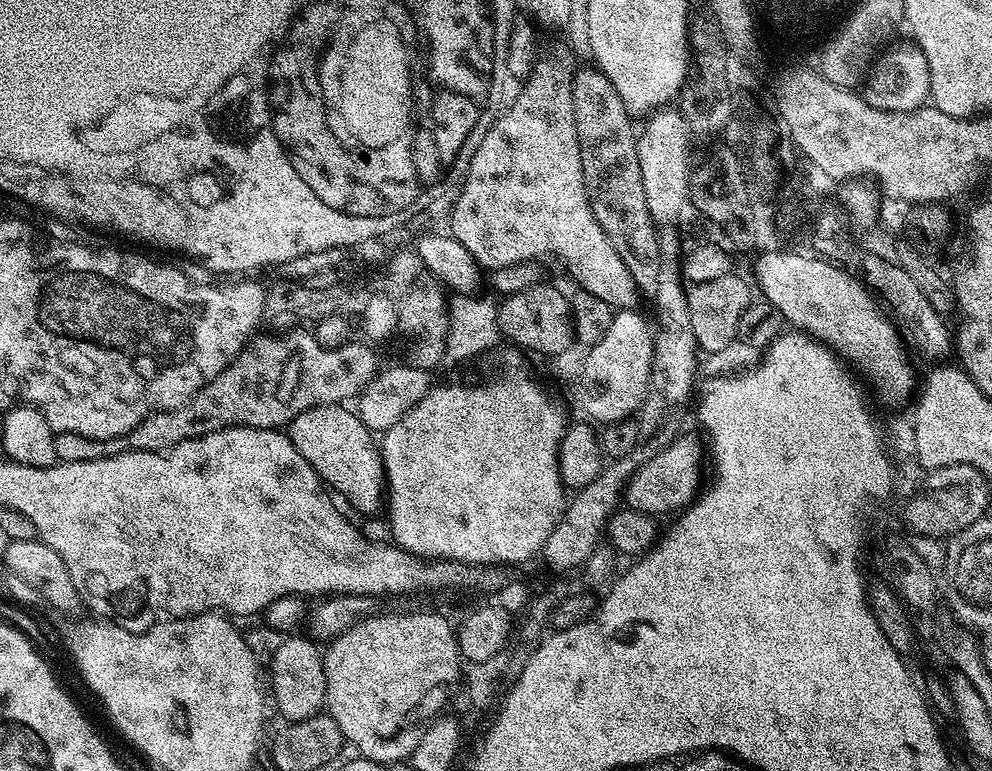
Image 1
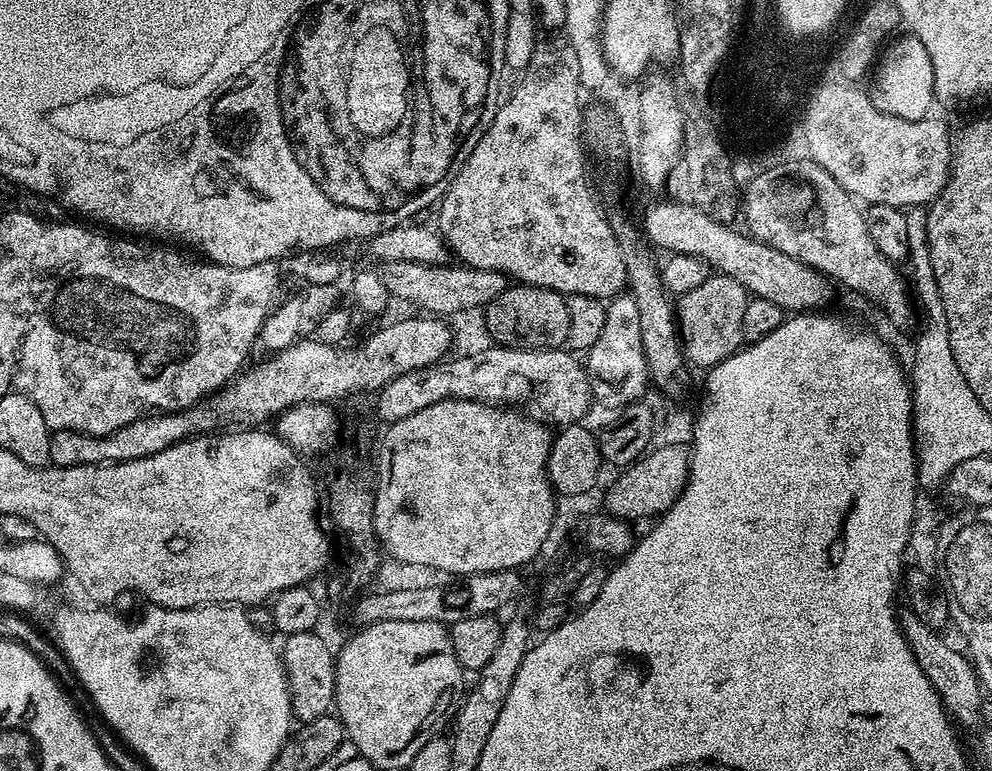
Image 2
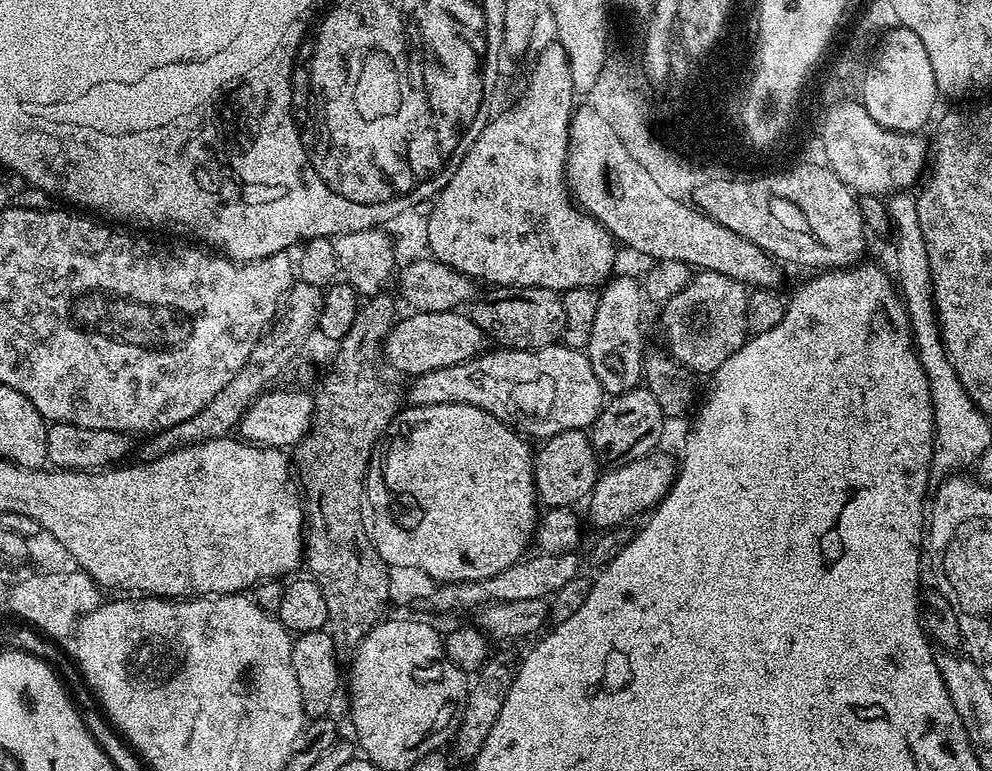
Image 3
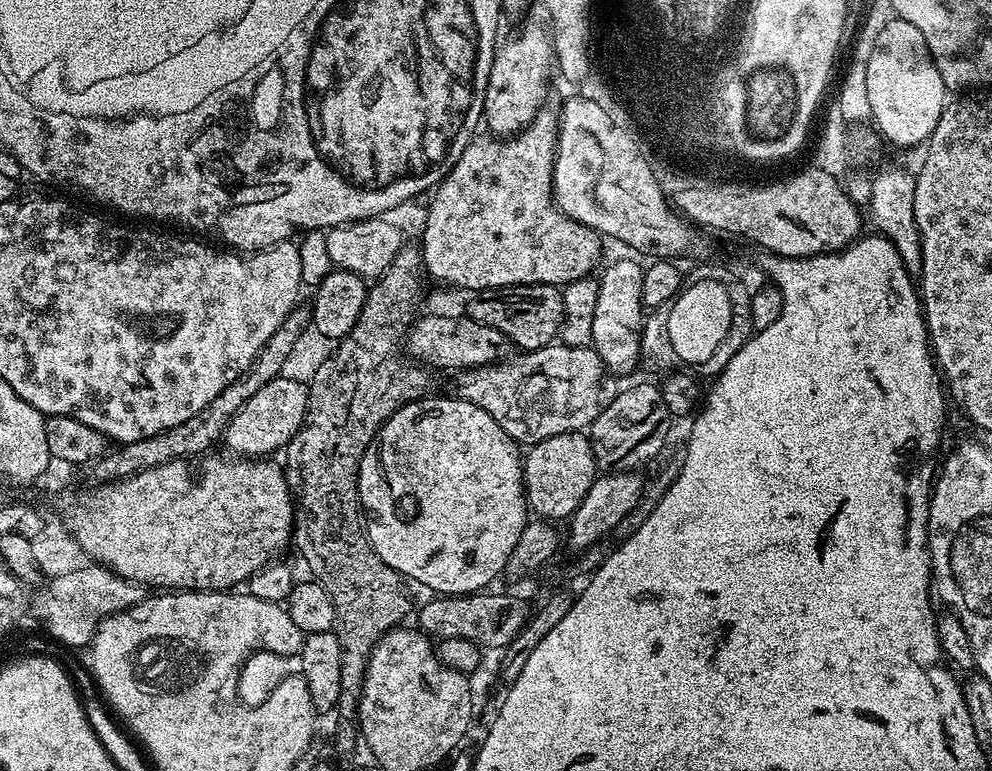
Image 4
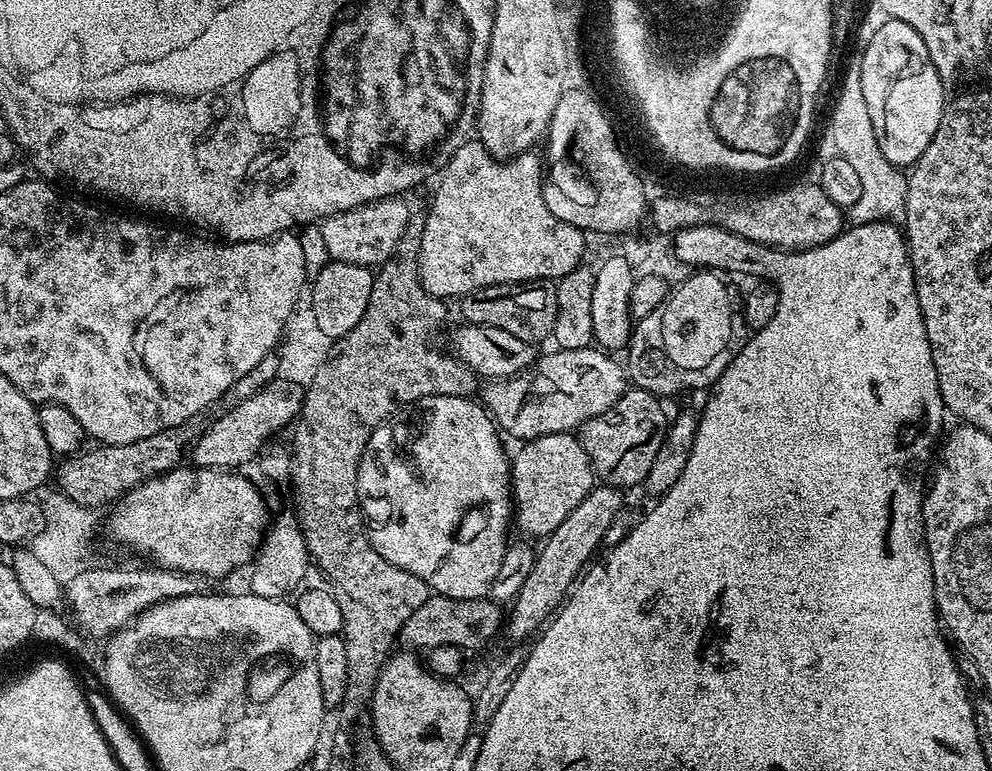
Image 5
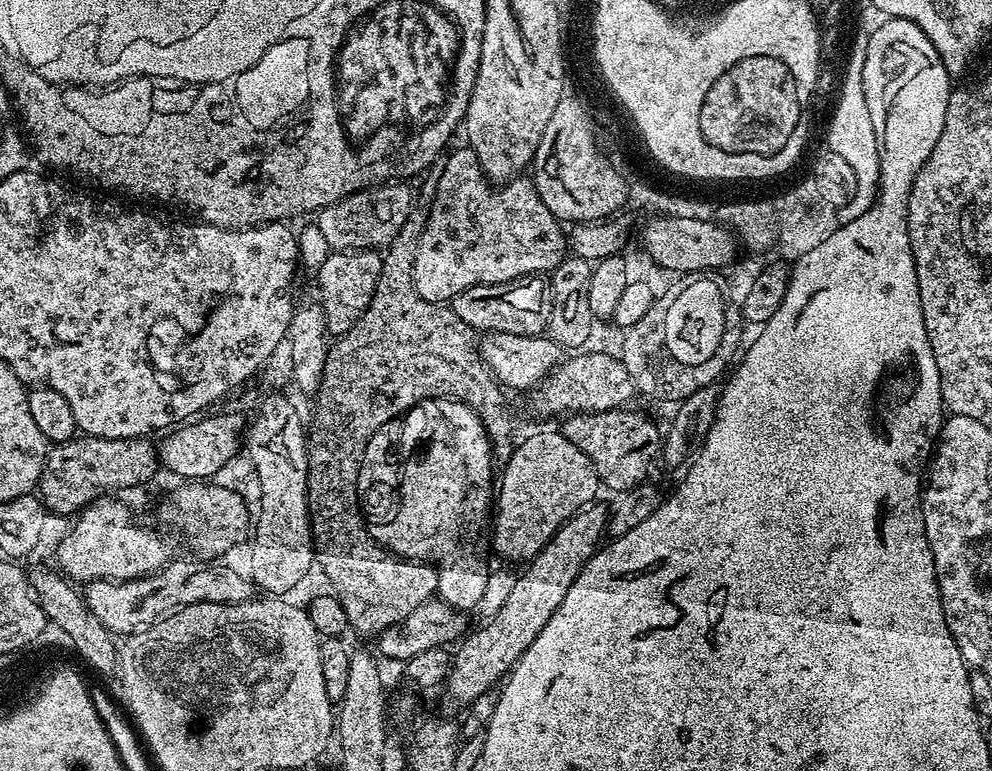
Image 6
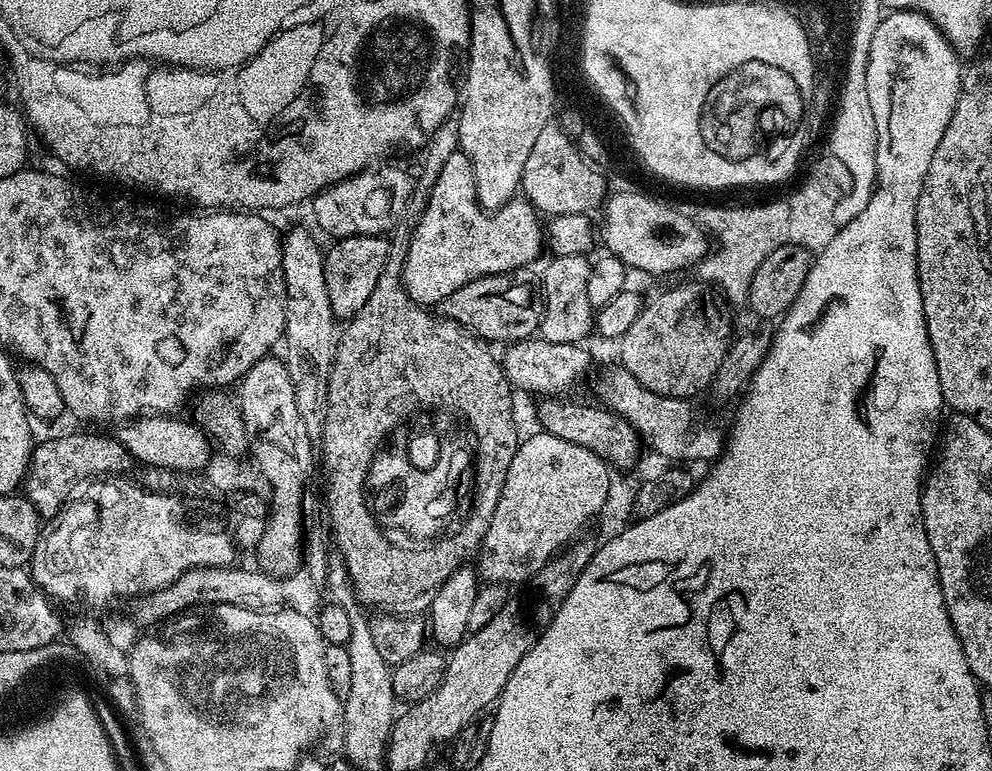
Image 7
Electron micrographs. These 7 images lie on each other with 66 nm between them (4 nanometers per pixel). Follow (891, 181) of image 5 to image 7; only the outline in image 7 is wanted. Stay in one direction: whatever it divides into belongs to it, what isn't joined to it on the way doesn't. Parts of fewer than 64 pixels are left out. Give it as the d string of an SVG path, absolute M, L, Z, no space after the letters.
M860 24L855 34L855 55L852 56L851 75L848 76L848 89L844 92L844 107L840 112L839 123L836 125L833 143L841 159L850 162L857 183L852 196L848 197L844 204L834 206L833 216L837 225L850 222L850 218L858 218L858 214L866 210L876 183L876 127L874 113L870 111L870 94L866 94L866 66L870 58L870 42L874 34L872 28L868 28L868 24Z

